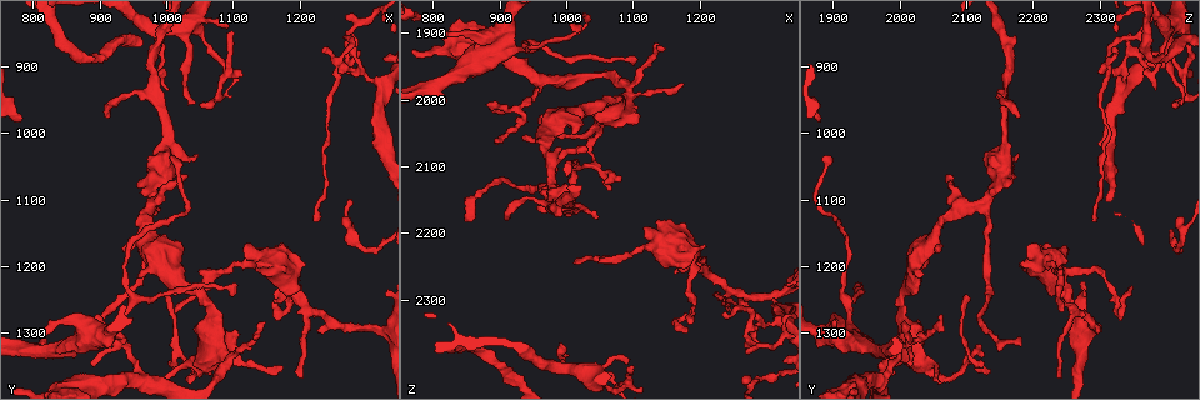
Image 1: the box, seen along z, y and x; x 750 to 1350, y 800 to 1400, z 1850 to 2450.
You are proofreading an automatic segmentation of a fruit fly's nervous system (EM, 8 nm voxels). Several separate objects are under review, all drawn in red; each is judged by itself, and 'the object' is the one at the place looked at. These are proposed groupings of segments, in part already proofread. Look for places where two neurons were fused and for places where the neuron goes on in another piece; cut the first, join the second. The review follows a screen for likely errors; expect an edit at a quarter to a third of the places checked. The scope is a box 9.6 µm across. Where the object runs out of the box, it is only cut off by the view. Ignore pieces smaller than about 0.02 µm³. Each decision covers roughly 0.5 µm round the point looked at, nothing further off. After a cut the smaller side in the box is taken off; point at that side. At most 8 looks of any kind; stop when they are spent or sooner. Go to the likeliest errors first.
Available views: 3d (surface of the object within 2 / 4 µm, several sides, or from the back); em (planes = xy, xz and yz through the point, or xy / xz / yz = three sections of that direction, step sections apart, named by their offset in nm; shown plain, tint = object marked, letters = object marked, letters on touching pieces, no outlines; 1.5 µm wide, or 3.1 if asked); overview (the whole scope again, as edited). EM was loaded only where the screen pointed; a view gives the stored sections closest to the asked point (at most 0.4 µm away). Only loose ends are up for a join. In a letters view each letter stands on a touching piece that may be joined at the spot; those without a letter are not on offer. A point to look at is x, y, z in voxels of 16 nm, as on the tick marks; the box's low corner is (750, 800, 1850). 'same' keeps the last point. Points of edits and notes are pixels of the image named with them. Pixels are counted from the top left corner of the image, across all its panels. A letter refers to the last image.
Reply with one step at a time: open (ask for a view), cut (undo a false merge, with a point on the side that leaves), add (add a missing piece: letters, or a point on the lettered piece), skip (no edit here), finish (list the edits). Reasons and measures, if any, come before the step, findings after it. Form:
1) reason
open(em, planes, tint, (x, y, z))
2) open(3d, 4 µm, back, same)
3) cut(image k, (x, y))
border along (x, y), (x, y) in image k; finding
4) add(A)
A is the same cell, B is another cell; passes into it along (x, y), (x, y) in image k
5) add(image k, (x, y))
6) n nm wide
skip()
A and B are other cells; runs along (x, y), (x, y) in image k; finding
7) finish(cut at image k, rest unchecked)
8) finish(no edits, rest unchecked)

branch stops here
open(3d, 4 µm, (1000, 935, 2380))

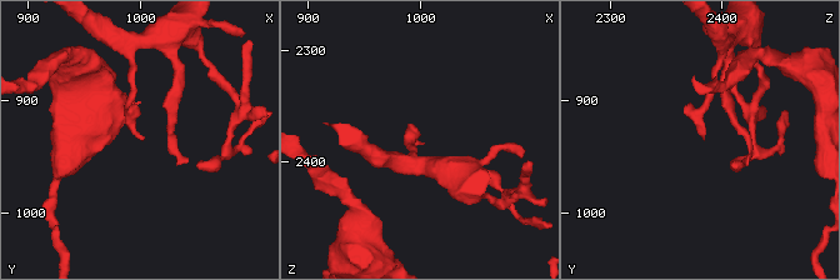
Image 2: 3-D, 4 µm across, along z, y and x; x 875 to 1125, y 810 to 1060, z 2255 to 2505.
open(em, planes, letters, (1004, 932, 2382))

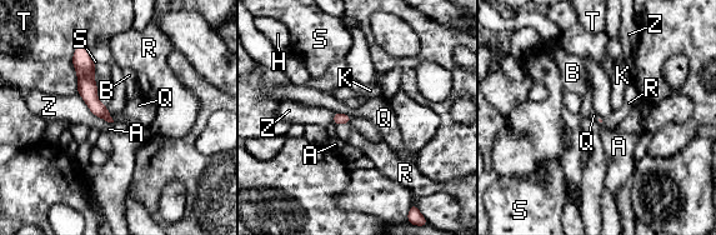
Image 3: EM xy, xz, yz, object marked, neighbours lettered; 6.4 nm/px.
skip()
A, B, H, K, Q, R, S, T and Z are other cells; none of them fits

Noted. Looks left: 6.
end of a long branch
open(3d, 4 µm, (1225, 1130, 2290))

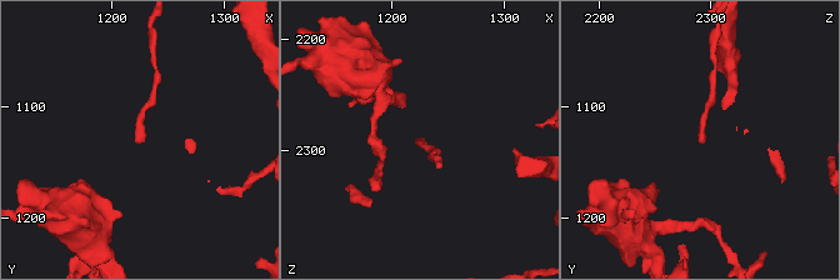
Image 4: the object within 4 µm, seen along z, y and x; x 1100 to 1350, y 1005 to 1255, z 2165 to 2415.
need the tissue
open(em, planes, plain, (1222, 1132, 2292))

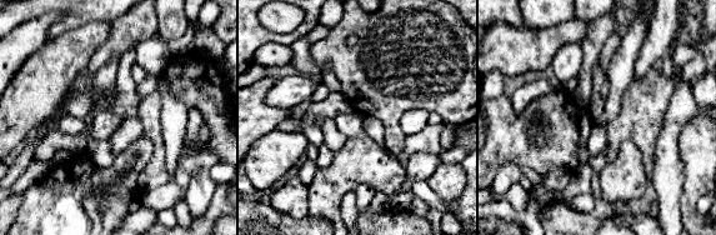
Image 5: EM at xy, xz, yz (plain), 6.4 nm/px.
see the neighbours
open(em, planes, letters, same)

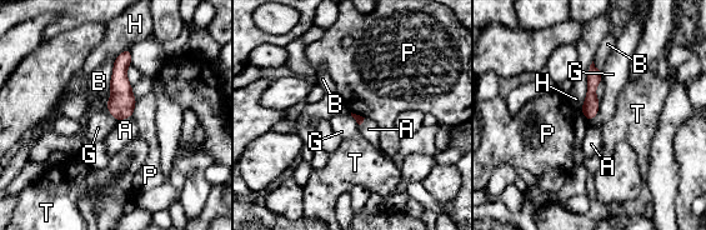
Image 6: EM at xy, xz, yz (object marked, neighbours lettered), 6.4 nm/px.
skip()
A, B, G, H, P and T are other cells; border along (600, 100), (597, 113), (589, 121) in image 6; no lettered piece goes on from it

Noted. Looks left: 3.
sharp bend
open(em, planes, tint, (975, 1110, 2120))

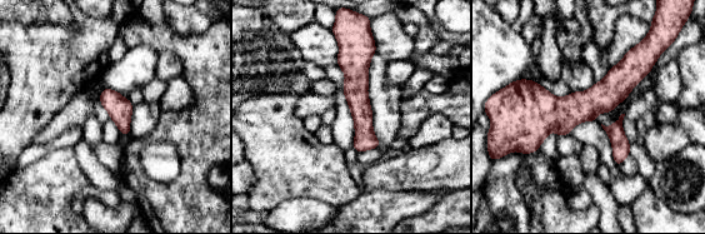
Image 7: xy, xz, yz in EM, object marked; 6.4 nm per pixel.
open(em, planes, letters, same)

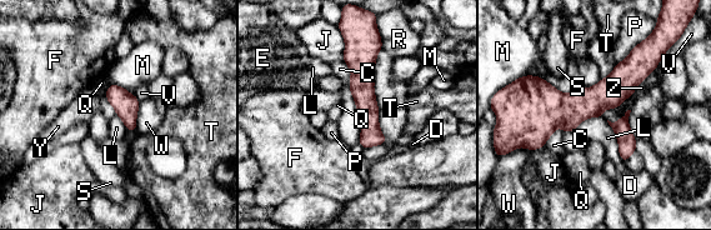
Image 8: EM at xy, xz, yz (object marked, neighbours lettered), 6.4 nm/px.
W touches over 600 nm
skip()
C, D, E, F, J, L, M, P, Q, R, S, T, V, W, Y and Z are other cells; runs along (654, 61), (592, 101), (522, 104) in image 8; all the same neuron

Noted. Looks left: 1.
finish(no edits, rest unchecked)

